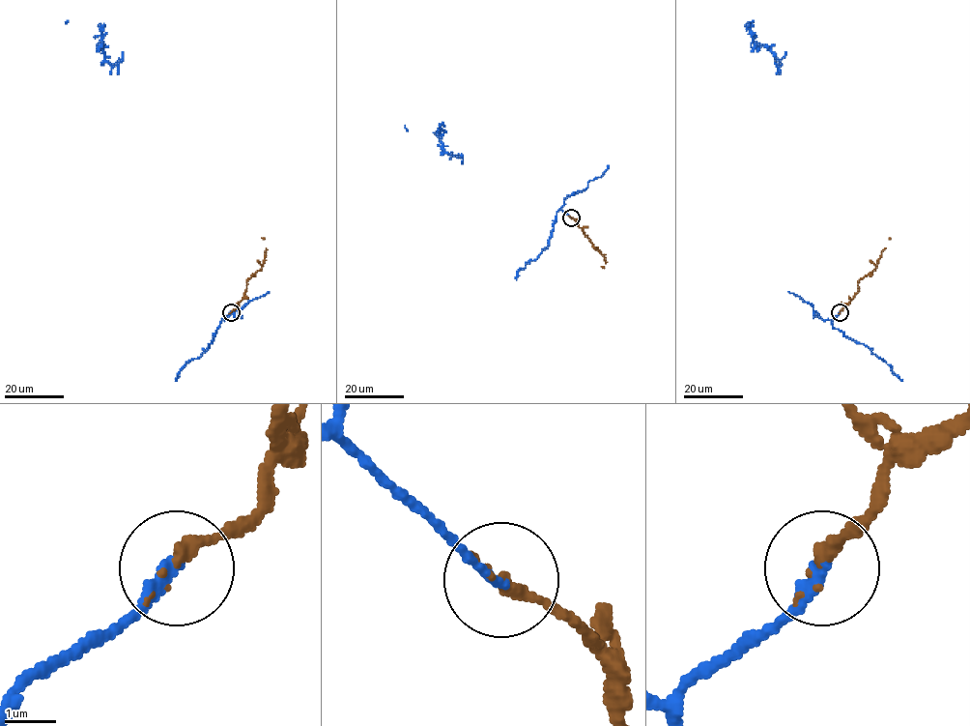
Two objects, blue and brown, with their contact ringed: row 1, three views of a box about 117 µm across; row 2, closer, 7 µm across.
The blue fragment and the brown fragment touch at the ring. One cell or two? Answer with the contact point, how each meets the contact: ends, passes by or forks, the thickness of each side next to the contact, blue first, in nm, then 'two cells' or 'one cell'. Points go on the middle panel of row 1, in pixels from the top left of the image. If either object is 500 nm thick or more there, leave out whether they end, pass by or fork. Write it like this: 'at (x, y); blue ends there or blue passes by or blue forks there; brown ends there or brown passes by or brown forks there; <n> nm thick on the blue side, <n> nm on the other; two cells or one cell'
at (571, 217); blue ends there; brown passes by; 240 nm thick on the blue side, 190 nm on the other; one cell

